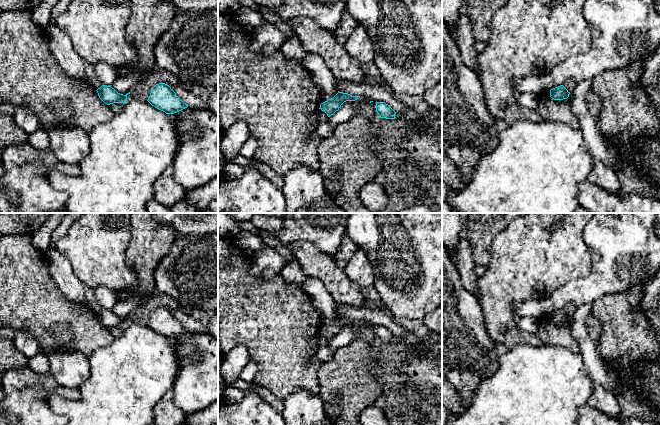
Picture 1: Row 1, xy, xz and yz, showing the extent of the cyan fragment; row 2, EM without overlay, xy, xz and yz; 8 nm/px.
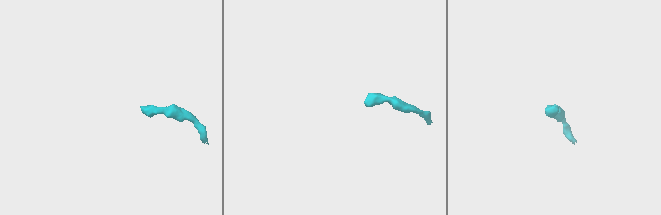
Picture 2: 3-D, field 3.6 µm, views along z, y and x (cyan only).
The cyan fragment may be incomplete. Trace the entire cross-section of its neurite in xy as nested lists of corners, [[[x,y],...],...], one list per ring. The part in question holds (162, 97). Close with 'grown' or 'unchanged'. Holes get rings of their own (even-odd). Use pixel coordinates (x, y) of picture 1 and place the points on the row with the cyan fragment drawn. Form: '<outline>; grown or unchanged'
[[[165,83],[156,84],[147,101],[166,114],[174,114],[188,107]]]; unchanged

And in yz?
[[[560,85],[550,90],[550,97],[554,100],[563,100],[569,97],[570,92],[563,86]]]; unchanged

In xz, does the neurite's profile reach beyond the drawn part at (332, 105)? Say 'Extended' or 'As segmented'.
As segmented

